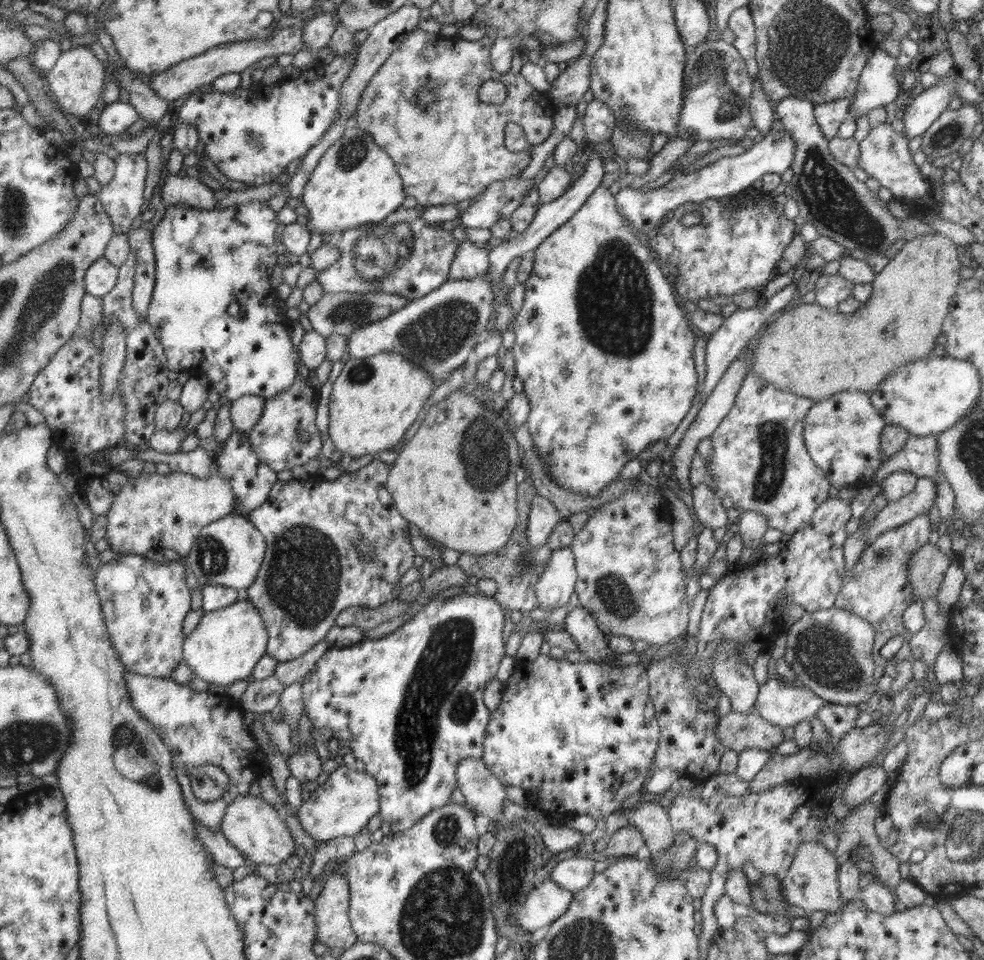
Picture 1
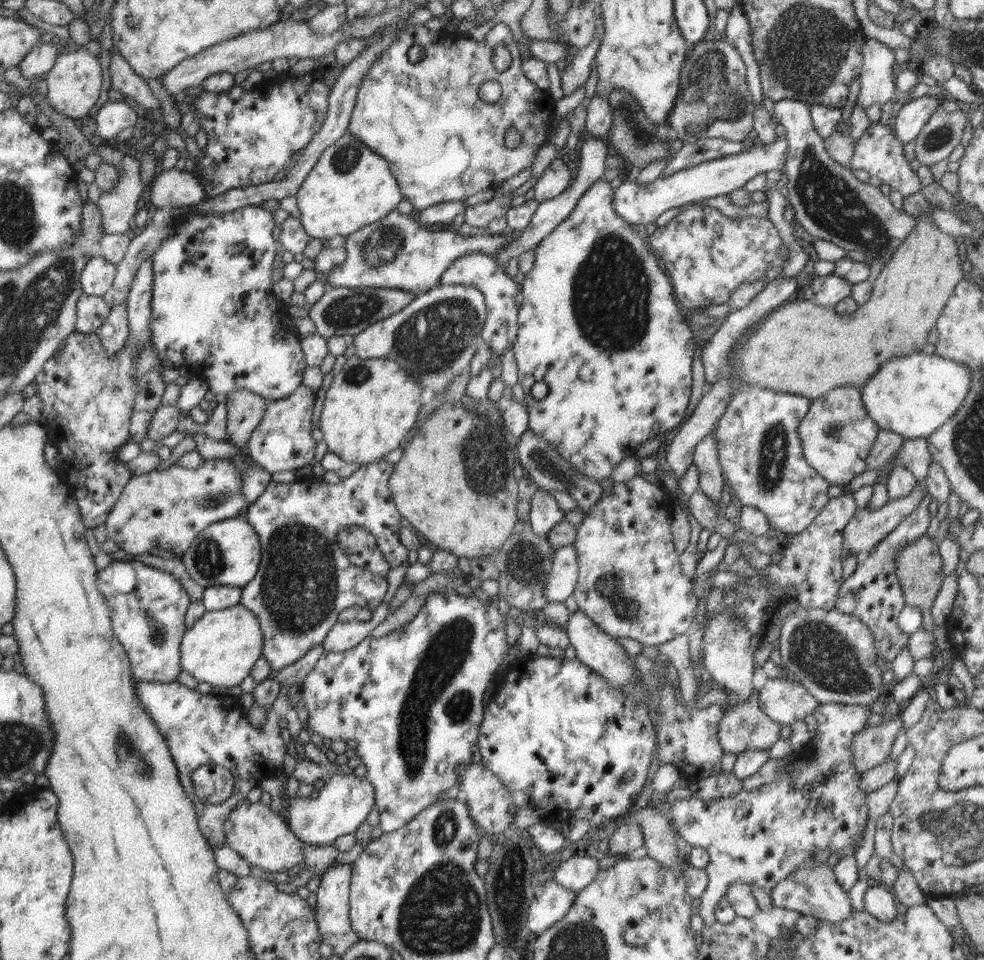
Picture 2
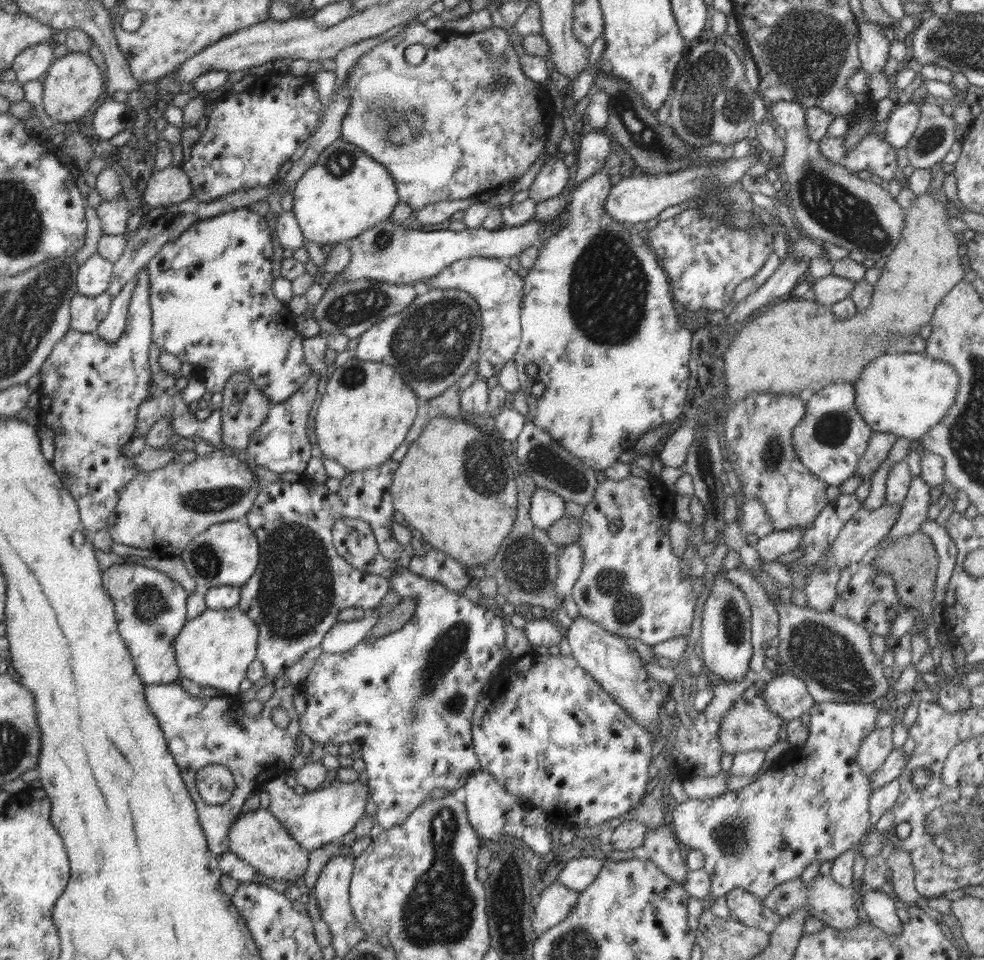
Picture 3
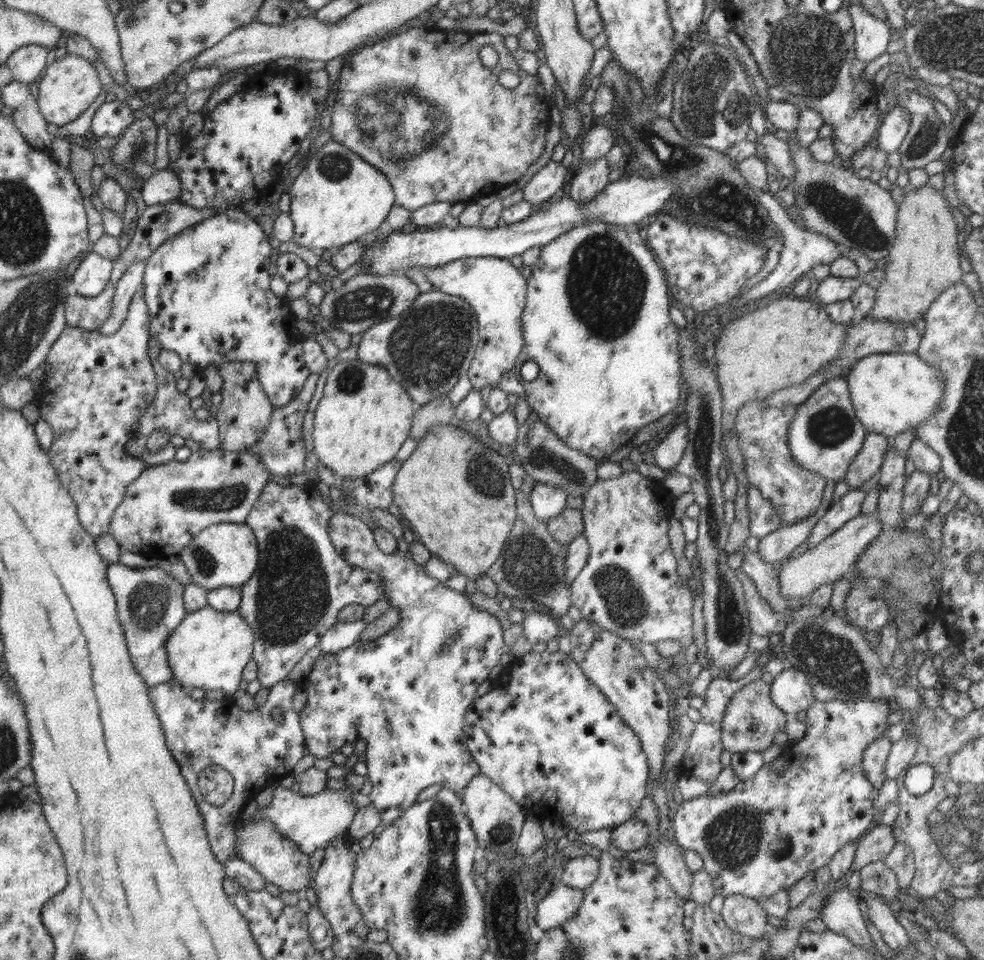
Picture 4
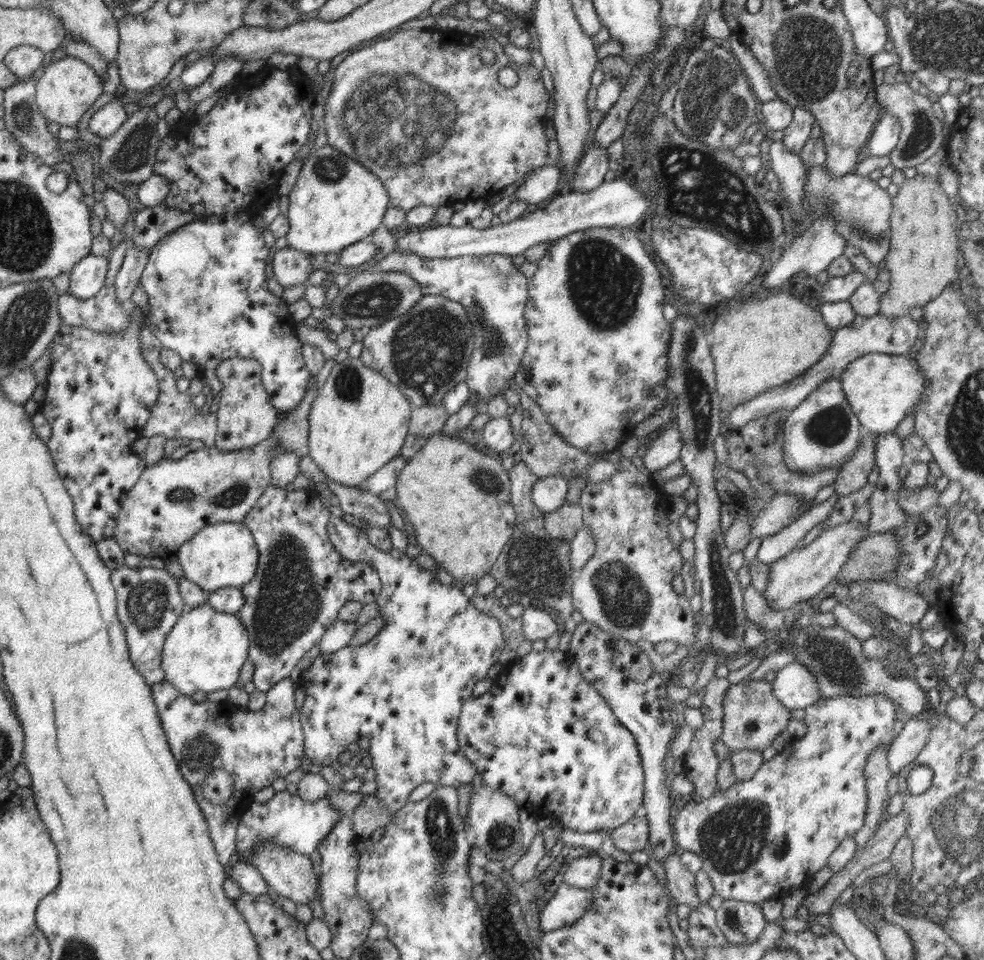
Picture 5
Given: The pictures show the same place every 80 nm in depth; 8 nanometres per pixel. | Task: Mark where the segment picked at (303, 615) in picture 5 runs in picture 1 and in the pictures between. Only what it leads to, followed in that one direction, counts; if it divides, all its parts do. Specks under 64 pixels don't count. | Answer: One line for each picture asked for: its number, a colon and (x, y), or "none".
1: (313, 570)
2: (304, 581)
3: (301, 584)
4: (301, 583)

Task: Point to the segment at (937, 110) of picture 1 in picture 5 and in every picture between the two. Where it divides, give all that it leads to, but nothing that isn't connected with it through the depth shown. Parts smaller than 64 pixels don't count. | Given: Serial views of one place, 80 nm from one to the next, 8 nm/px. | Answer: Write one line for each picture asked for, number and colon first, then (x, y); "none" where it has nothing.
2: (911, 119)
3: (904, 120)
4: (890, 135)
5: (885, 137)

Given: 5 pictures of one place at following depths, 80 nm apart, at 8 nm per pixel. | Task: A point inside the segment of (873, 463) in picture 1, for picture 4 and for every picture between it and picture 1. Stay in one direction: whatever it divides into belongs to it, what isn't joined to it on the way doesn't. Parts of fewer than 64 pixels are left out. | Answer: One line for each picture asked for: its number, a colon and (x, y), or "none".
2: (837, 434)
3: (830, 438)
4: (825, 435)

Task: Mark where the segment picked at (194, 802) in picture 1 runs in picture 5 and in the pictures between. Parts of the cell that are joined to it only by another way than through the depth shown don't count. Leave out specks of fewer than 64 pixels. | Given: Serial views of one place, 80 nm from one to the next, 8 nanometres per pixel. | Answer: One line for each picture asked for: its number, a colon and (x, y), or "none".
2: (199, 728)
3: (200, 730)
4: (257, 751)
5: (256, 747)

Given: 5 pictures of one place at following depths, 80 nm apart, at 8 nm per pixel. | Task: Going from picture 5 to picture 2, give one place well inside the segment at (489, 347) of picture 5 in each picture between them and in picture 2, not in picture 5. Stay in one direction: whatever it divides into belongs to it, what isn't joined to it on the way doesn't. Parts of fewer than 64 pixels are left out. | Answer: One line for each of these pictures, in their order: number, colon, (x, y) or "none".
2: (502, 295)
3: (496, 288)
4: (495, 290)

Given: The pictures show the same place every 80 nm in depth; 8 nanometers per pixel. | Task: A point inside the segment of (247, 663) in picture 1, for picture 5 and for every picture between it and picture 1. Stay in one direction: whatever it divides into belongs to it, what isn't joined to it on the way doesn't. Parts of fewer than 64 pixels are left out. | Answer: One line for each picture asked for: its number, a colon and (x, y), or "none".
2: (220, 649)
3: (215, 649)
4: (209, 650)
5: (204, 652)

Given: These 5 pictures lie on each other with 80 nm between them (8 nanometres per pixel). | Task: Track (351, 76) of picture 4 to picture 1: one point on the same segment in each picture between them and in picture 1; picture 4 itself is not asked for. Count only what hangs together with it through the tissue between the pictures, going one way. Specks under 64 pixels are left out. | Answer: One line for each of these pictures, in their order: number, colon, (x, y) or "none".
1: (452, 151)
2: (443, 143)
3: (490, 135)

